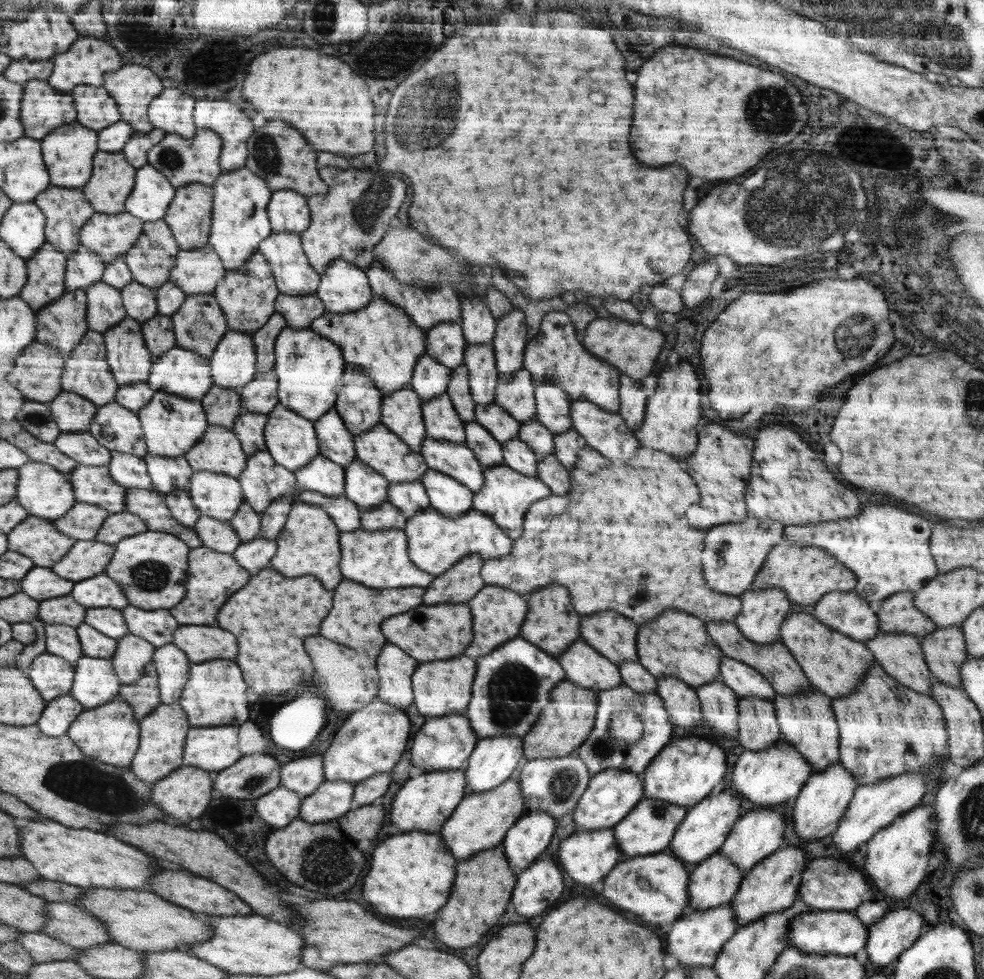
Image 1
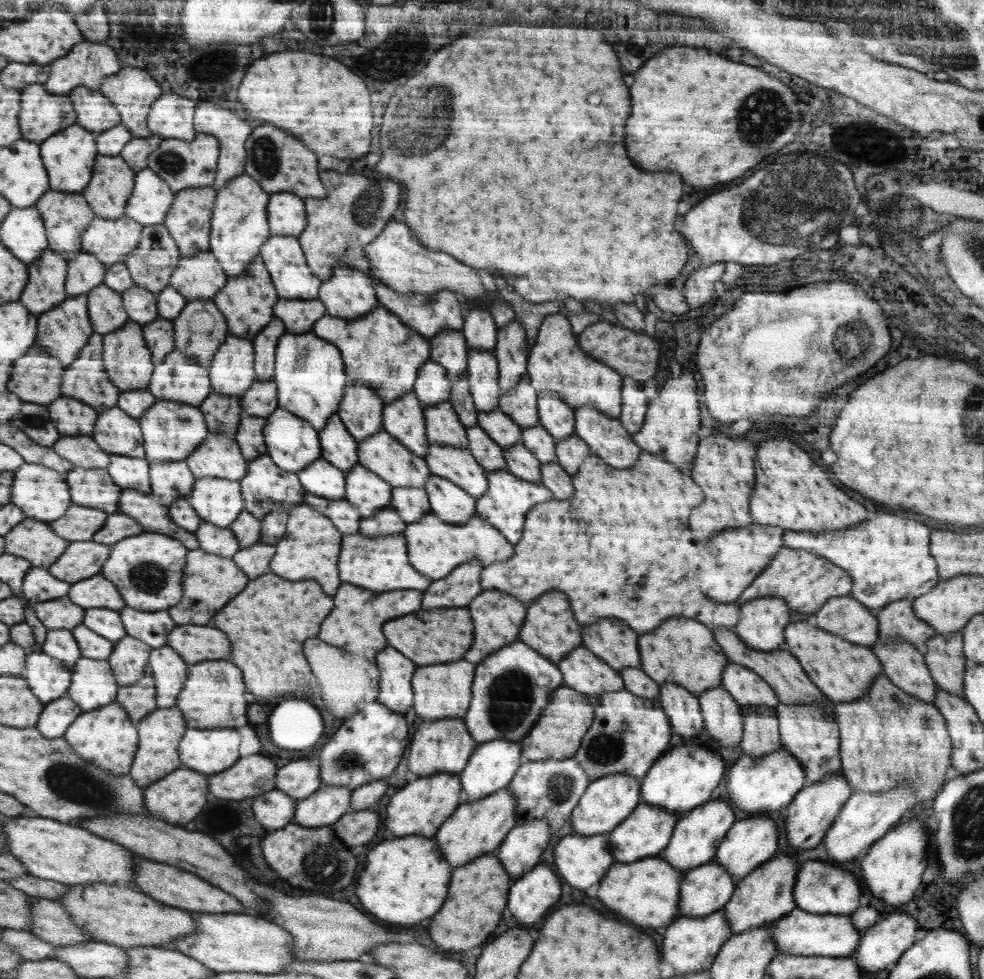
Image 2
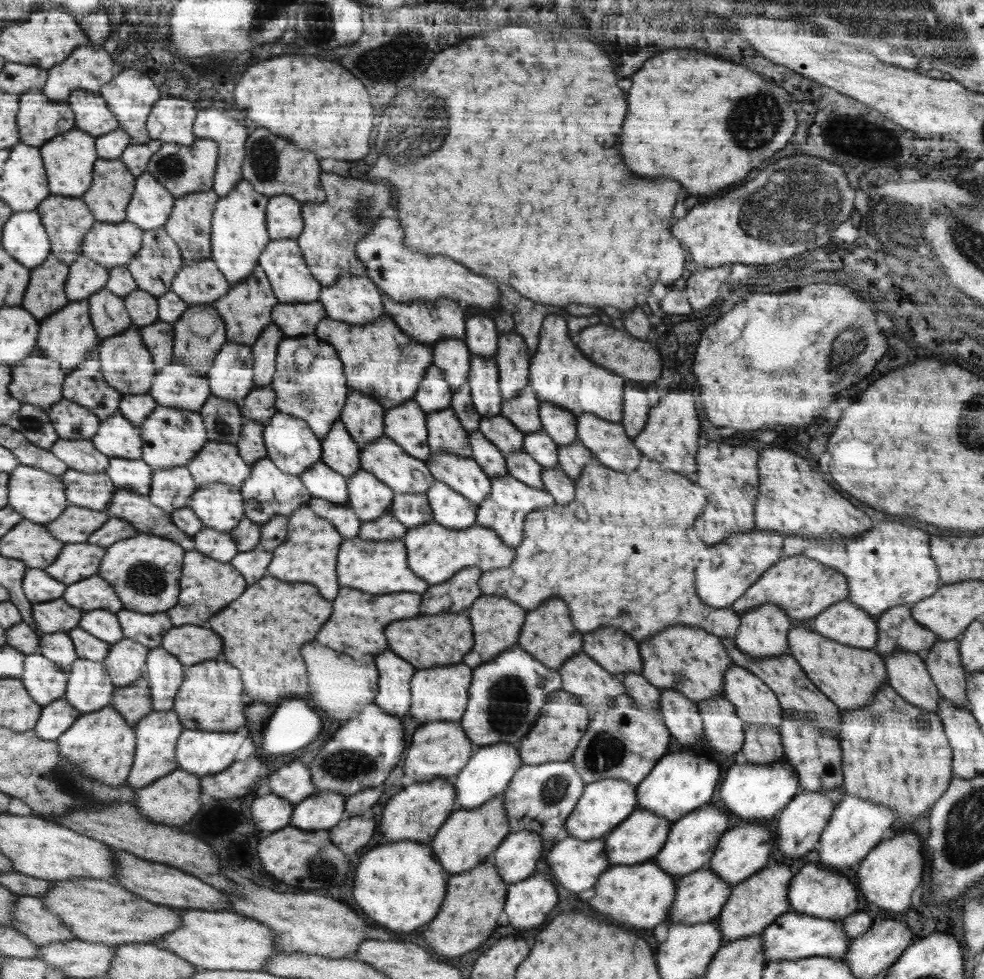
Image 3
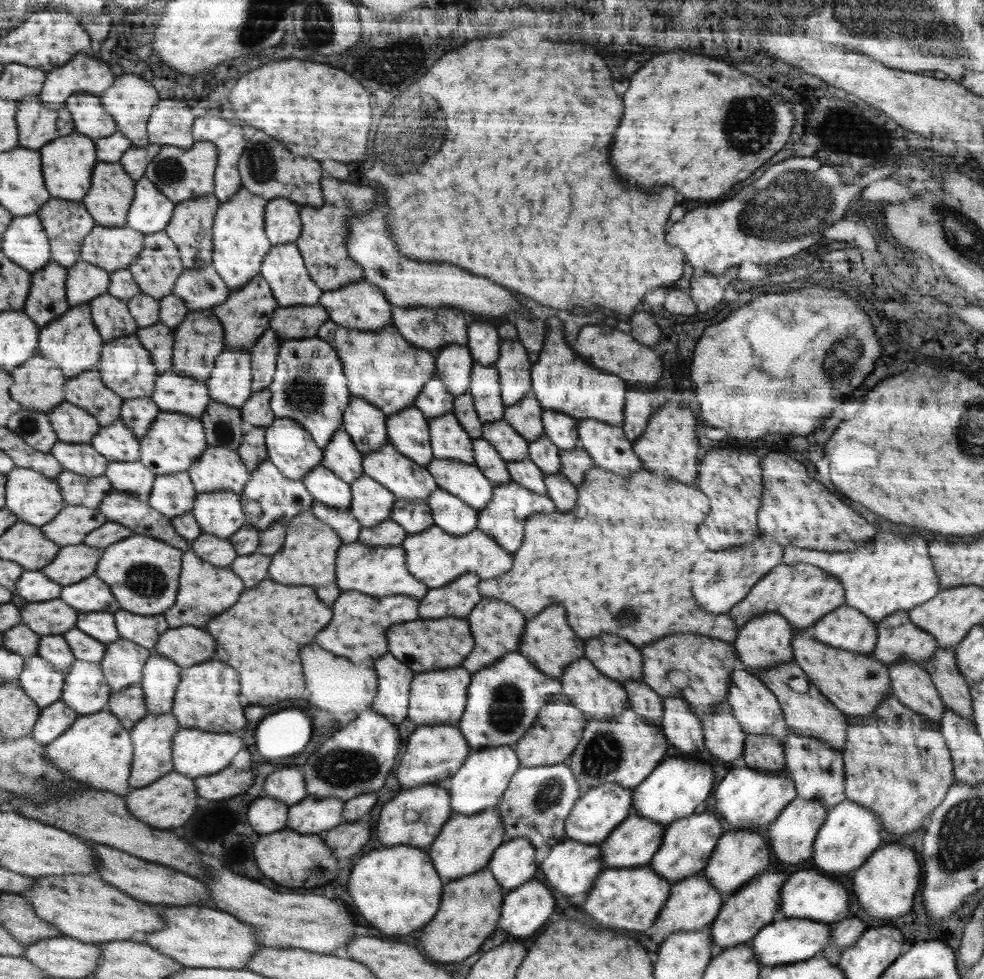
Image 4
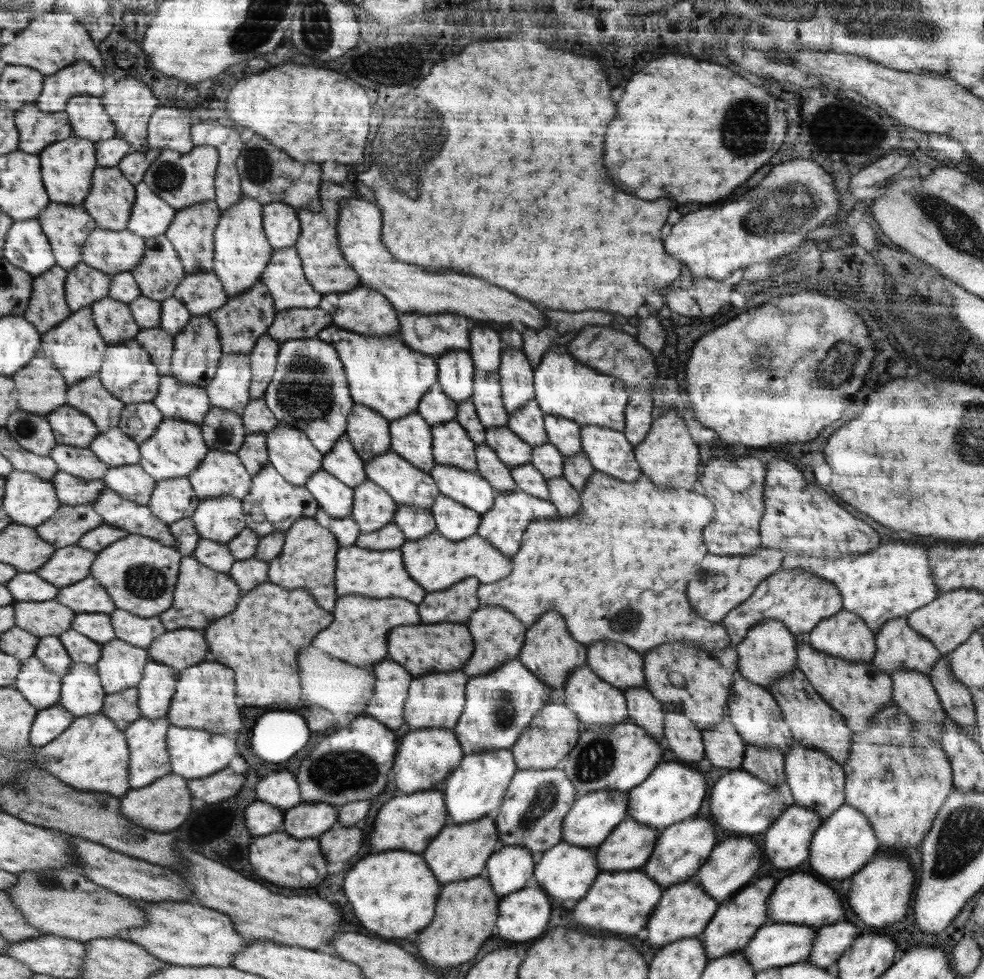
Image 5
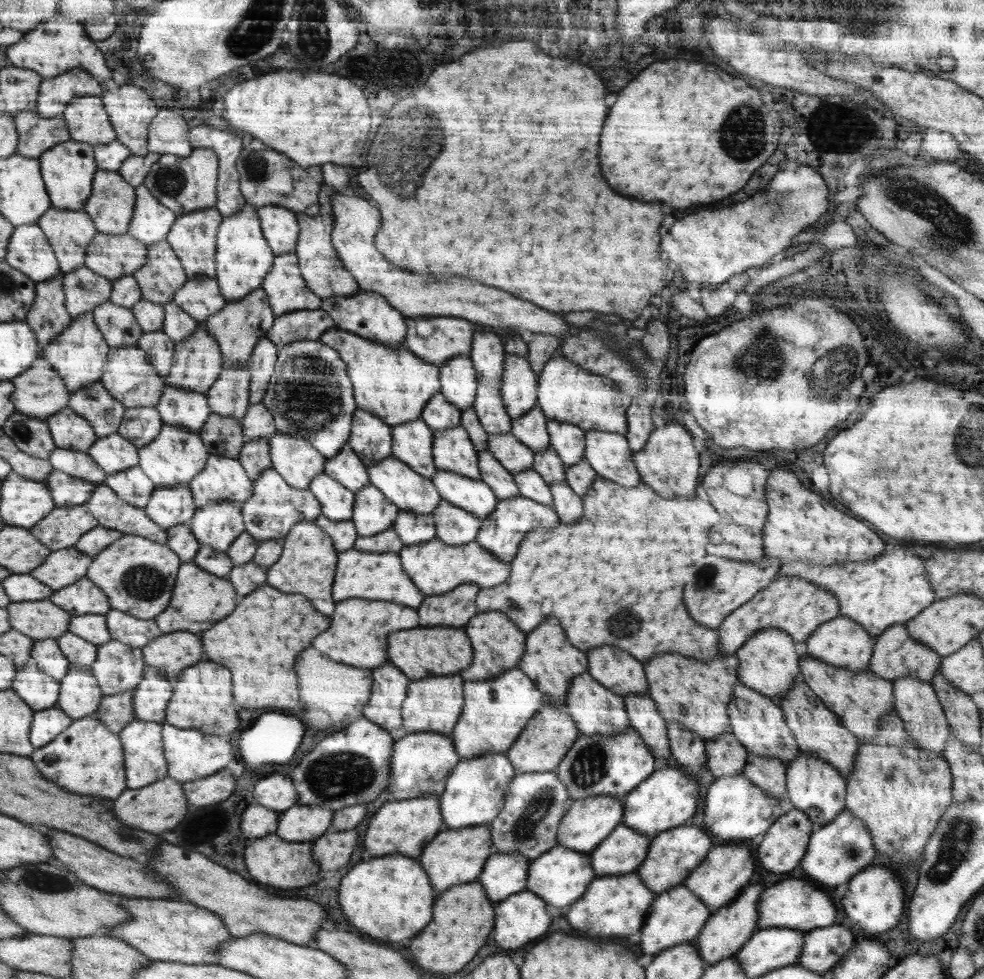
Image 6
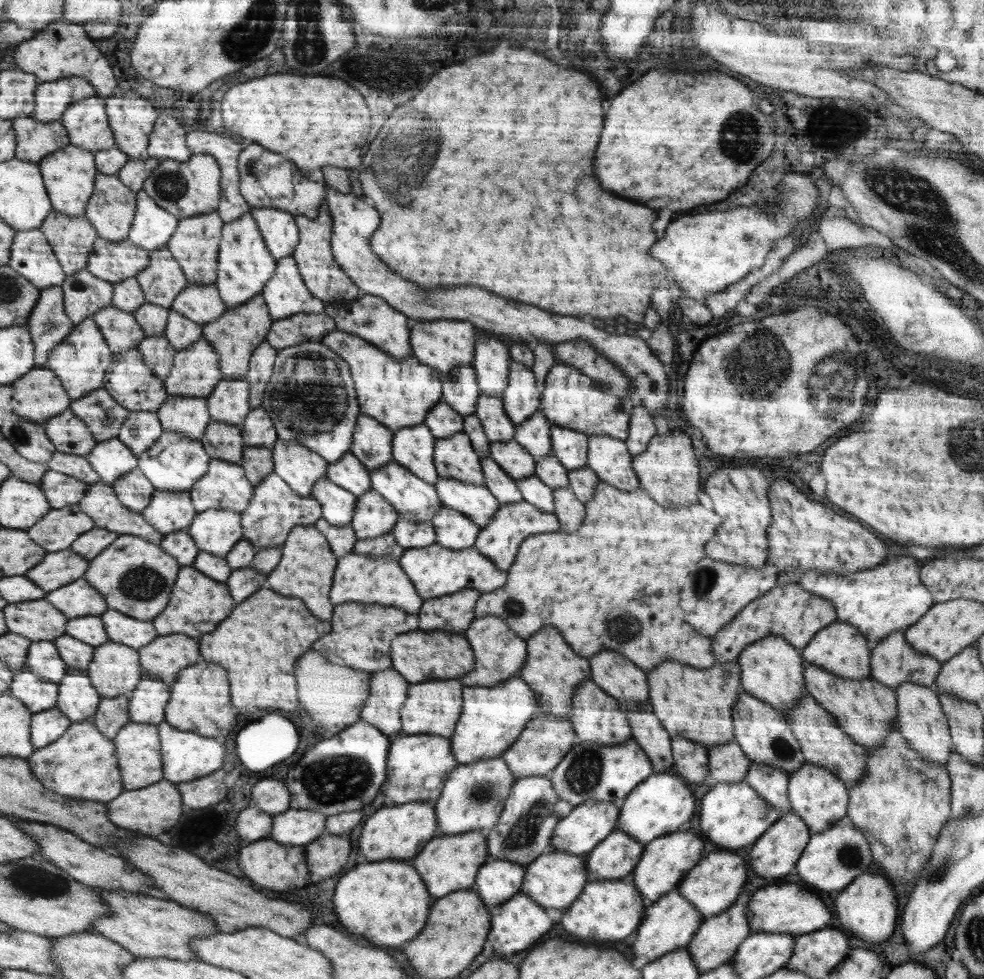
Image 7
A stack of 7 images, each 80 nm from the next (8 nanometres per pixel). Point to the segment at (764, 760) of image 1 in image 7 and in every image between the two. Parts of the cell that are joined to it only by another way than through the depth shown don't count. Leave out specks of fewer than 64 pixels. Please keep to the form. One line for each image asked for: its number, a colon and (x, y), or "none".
2: (757, 785)
3: (753, 792)
4: (747, 798)
5: (743, 804)
6: (737, 810)
7: (733, 816)

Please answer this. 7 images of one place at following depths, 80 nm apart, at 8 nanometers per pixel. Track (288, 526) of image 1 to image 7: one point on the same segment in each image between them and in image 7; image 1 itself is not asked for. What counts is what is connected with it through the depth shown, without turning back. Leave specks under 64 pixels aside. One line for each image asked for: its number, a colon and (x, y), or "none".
2: (309, 549)
3: (309, 550)
4: (307, 556)
5: (308, 558)
6: (307, 565)
7: (307, 563)

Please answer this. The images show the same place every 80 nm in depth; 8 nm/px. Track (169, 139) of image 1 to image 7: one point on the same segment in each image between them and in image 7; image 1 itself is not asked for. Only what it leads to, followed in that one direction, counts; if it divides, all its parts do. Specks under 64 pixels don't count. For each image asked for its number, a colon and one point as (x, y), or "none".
2: (185, 165)
3: (184, 169)
4: (183, 175)
5: (187, 179)
6: (184, 185)
7: (187, 189)

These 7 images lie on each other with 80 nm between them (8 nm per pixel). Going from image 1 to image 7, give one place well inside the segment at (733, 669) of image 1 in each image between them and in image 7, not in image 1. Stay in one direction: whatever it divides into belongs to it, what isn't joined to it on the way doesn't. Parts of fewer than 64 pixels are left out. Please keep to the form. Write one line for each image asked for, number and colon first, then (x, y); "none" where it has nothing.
2: (747, 688)
3: (755, 703)
4: (755, 707)
5: (754, 713)
6: (758, 723)
7: (764, 734)

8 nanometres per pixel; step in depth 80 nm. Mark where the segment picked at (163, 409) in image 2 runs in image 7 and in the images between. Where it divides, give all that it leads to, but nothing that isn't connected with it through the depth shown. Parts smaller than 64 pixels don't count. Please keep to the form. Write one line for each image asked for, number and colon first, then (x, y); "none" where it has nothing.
3: (171, 437)
4: (175, 441)
5: (176, 448)
6: (177, 455)
7: (175, 462)

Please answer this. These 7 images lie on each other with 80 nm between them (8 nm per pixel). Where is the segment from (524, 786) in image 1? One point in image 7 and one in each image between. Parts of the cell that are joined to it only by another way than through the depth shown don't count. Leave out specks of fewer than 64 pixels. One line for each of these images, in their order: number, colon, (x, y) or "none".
2: (551, 789)
3: (540, 798)
4: (536, 805)
5: (536, 801)
6: (528, 824)
7: (524, 831)

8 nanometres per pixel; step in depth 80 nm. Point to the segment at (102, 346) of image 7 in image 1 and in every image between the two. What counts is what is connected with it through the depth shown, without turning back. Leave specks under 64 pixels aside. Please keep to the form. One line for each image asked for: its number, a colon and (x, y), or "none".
1: (63, 323)
2: (65, 330)
3: (68, 335)
4: (73, 341)
5: (76, 345)
6: (80, 353)

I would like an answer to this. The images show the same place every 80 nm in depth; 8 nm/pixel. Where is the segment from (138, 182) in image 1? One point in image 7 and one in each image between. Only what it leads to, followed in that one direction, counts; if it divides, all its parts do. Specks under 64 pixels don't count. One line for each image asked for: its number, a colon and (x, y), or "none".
2: (149, 207)
3: (150, 210)
4: (153, 210)
5: (152, 216)
6: (153, 221)
7: (154, 227)

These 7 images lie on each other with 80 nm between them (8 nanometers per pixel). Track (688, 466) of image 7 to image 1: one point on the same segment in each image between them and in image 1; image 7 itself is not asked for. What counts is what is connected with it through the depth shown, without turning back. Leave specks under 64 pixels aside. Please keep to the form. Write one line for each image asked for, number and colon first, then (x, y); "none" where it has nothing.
1: (672, 413)
2: (671, 418)
3: (670, 435)
4: (668, 446)
5: (667, 454)
6: (668, 463)

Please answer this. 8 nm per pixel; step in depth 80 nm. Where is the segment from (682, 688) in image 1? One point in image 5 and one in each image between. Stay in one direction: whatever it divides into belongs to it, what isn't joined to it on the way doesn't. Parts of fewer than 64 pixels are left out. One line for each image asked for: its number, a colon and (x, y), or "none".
2: (682, 708)
3: (682, 717)
4: (682, 729)
5: (681, 736)

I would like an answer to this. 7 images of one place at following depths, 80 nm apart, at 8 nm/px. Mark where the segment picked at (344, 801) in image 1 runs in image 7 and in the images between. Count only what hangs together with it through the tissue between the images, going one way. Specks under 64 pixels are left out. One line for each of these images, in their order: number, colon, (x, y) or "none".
2: (328, 804)
3: (323, 810)
4: (312, 816)
5: (307, 820)
6: (301, 823)
7: (295, 827)

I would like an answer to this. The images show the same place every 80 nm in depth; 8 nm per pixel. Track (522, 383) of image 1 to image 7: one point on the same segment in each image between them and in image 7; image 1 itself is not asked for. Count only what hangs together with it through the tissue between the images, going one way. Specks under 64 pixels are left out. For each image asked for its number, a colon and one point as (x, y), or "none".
2: (519, 404)
3: (522, 410)
4: (526, 417)
5: (529, 423)
6: (531, 429)
7: (534, 434)

